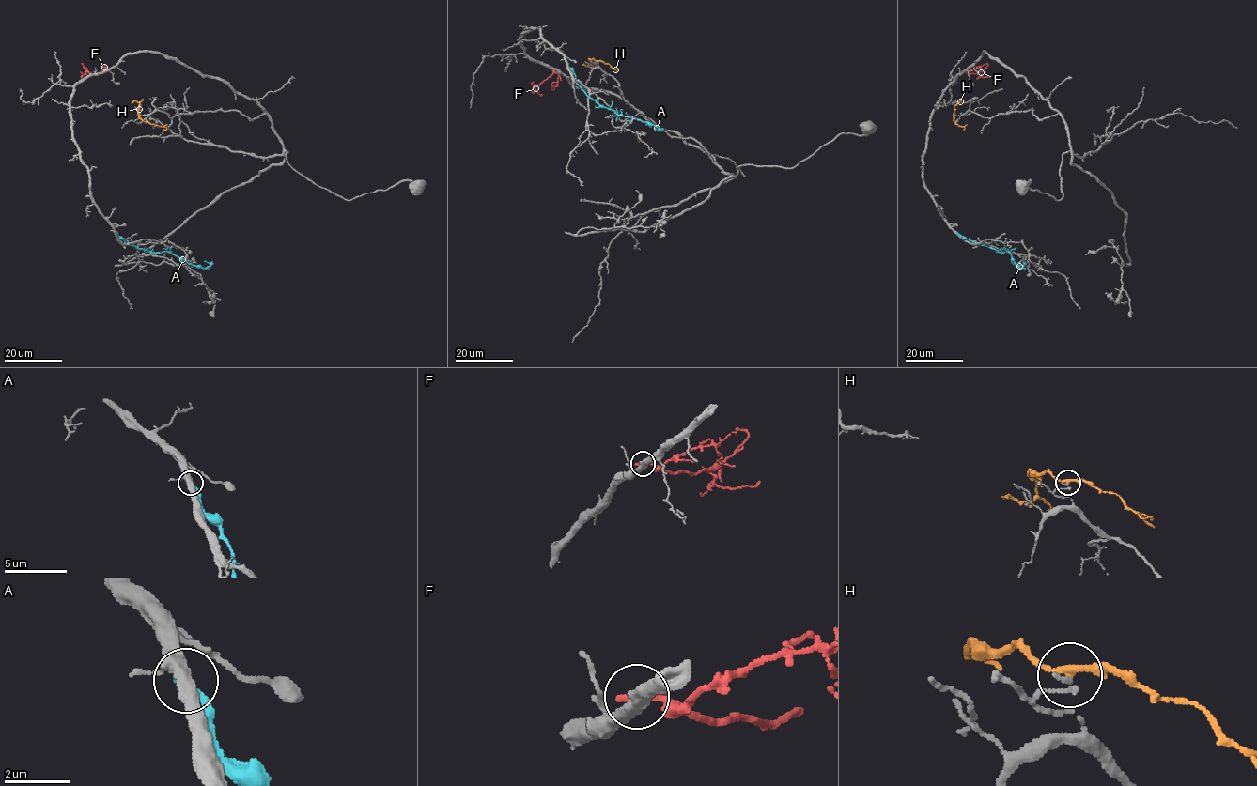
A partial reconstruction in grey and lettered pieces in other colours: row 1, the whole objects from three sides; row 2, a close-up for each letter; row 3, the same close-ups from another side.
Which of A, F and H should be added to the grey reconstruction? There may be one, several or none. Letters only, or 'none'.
none

